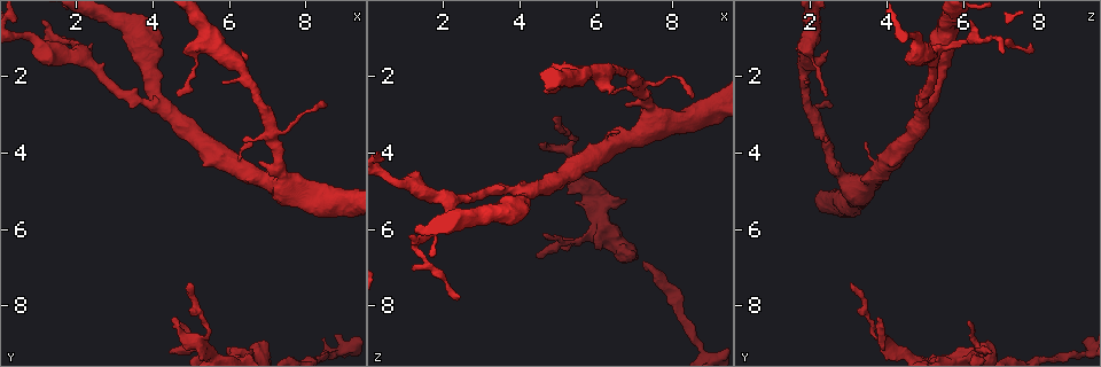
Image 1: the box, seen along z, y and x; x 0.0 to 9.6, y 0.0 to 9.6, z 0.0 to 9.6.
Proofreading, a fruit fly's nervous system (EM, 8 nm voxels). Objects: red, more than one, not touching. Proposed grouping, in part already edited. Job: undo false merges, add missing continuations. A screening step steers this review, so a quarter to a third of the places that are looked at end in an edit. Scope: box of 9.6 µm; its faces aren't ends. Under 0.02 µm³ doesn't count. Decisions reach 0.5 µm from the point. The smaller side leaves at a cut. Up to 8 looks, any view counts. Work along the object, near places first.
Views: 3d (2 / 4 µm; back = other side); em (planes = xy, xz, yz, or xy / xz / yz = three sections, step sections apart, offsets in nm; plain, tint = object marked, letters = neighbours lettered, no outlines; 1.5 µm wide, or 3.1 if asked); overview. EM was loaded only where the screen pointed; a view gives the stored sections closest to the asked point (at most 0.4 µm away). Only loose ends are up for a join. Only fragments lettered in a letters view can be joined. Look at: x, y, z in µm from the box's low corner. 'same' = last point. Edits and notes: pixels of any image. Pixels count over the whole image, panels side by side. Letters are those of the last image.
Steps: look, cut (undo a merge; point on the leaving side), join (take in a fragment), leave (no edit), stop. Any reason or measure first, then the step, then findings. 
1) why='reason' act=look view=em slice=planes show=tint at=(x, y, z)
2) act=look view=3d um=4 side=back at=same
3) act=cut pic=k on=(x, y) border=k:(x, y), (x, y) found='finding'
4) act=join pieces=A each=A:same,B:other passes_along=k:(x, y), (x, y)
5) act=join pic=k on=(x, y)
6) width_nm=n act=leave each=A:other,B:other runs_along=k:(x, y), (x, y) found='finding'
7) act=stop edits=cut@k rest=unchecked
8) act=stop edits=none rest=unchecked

why='an open end' act=look view=em slice=xy step=8 show=tint at=(4.55, 8.30, 3.85)

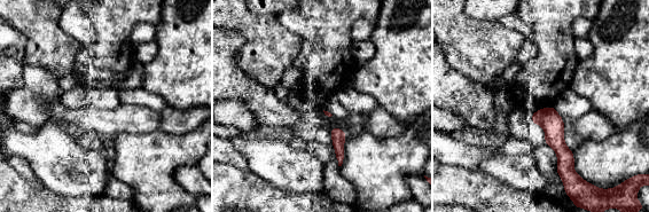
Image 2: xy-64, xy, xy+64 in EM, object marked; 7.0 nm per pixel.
why='cut it another way' act=look view=em slice=planes show=letters at=same

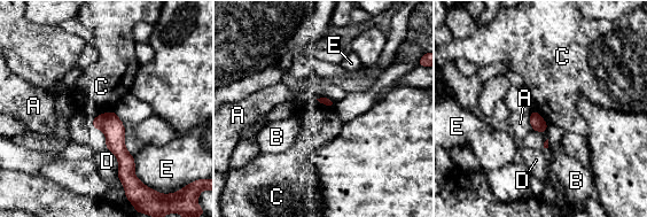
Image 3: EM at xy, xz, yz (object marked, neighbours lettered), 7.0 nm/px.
act=leave each=A:other,B:other,C:other,D:other,E:other border=3:(114, 110), (101, 113), (92, 121) found='none of them fits'

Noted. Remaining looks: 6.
why='branch stops here' act=look view=em slice=planes show=plain at=(6.75, 4.25, 2.75)

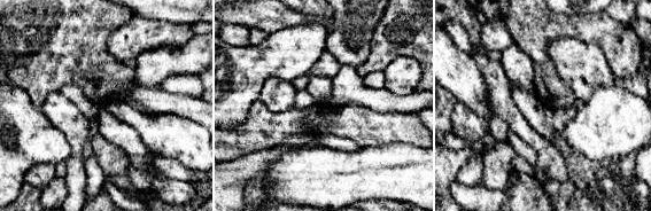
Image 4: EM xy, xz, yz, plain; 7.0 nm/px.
act=look view=em slice=planes show=letters at=same

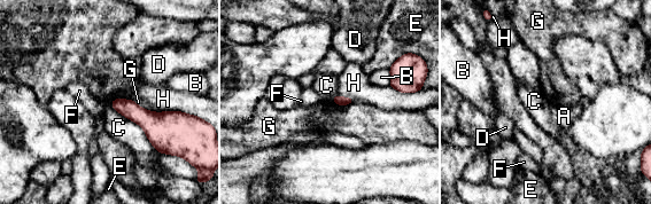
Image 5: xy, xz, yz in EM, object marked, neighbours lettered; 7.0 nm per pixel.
act=leave each=A:other,B:other,C:other,D:other,E:other,F:other,G:other,H:other border=5:(133, 101), (148, 110), (162, 111) found='none of them fits'

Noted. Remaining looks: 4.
why='free end' act=look view=em slice=xy step=8 show=letters at=(5.90, 2.15, 1.85)

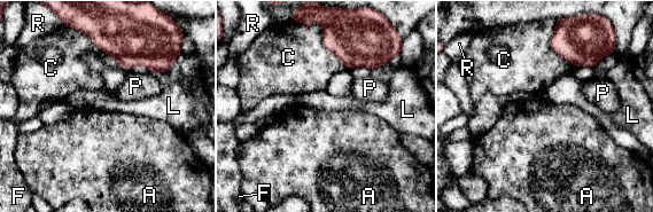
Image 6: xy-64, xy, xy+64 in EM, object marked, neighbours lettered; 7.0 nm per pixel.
act=look view=em slice=planes show=letters at=same

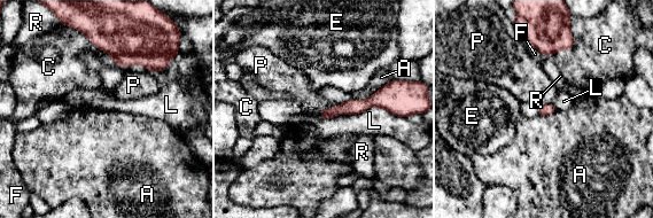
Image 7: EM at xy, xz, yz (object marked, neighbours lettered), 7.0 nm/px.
act=leave each=A:other,C:other,E:other,F:other,L:other,P:other,R:other found='none of them fits'

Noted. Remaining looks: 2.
act=stop edits=none rest=unchecked

